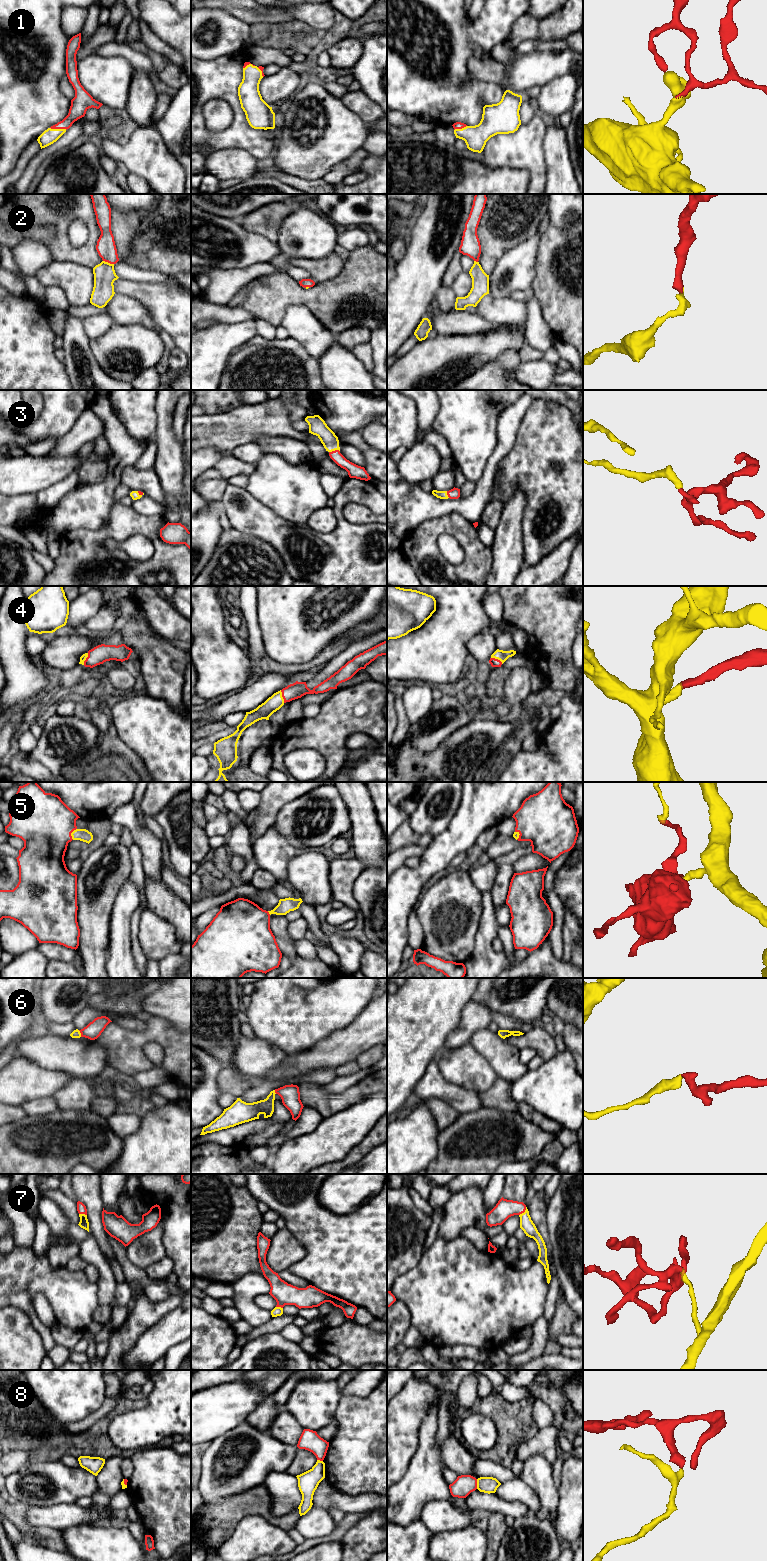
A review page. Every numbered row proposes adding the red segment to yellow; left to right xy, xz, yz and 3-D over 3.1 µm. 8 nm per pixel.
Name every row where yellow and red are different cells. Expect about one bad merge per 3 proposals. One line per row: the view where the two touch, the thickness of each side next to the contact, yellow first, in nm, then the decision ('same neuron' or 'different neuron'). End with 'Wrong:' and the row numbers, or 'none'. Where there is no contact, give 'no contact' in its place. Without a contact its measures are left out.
1: xy | 120/140 nm | same neuron
2: xy | 180/160 nm | same neuron
3: xz | 140/110 nm | same neuron
4: xz | 120/130 nm | same neuron
5: xy | 100/460 nm | same neuron
6: xy | 70/140 nm | same neuron
7: yz | 110/150 nm | same neuron
8: yz | 130/160 nm | different neuron
Wrong: 8

